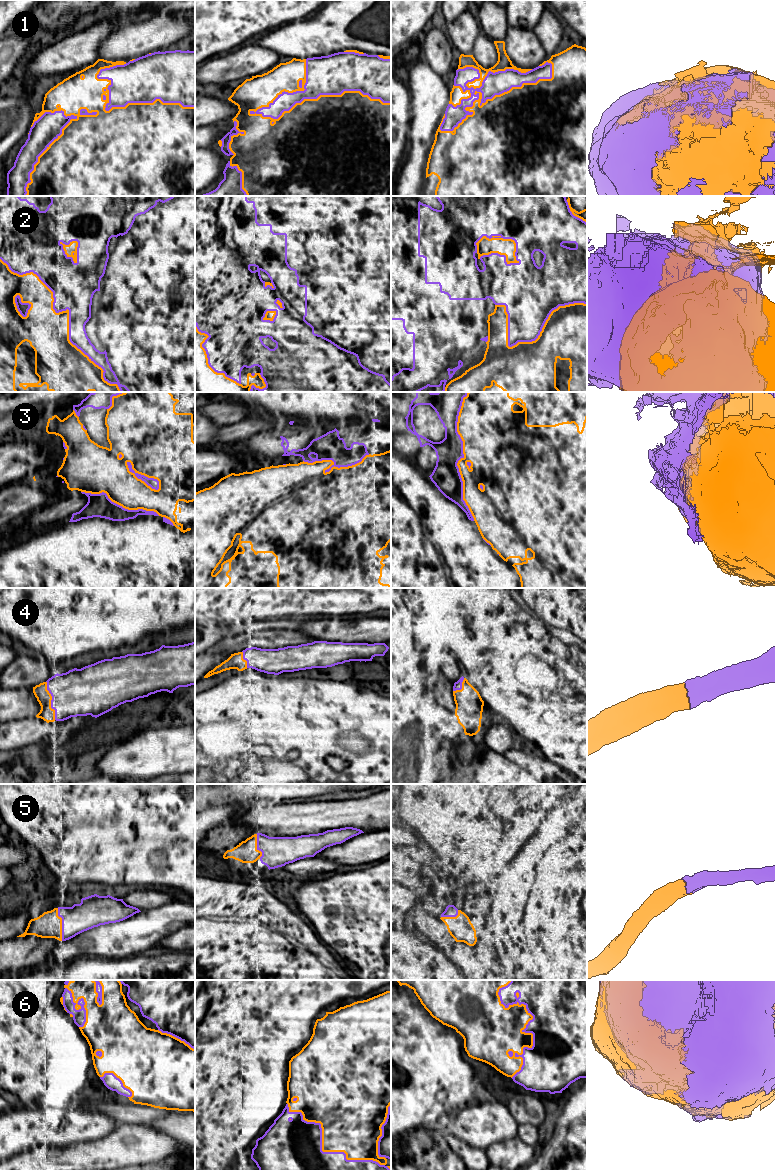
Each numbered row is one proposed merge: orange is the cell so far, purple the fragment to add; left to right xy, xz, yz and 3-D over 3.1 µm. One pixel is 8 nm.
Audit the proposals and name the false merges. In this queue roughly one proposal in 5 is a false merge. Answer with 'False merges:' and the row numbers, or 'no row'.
False merges: 2

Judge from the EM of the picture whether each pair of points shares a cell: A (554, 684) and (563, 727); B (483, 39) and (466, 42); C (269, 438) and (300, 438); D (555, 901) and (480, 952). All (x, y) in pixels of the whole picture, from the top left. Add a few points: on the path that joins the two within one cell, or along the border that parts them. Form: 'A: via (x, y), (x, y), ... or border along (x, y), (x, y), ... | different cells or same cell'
A: via (554, 695), (554, 716) | same cell
B: border along (479, 31), (471, 54) | different cells
C: via (277, 432), (292, 433) | same cell
D: border along (477, 941), (485, 941), (489, 945), (497, 968) | different cells

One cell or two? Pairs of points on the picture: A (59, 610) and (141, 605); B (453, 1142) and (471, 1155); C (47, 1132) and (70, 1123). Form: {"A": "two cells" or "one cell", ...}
{"A": "one cell", "B": "one cell", "C": "one cell"}

